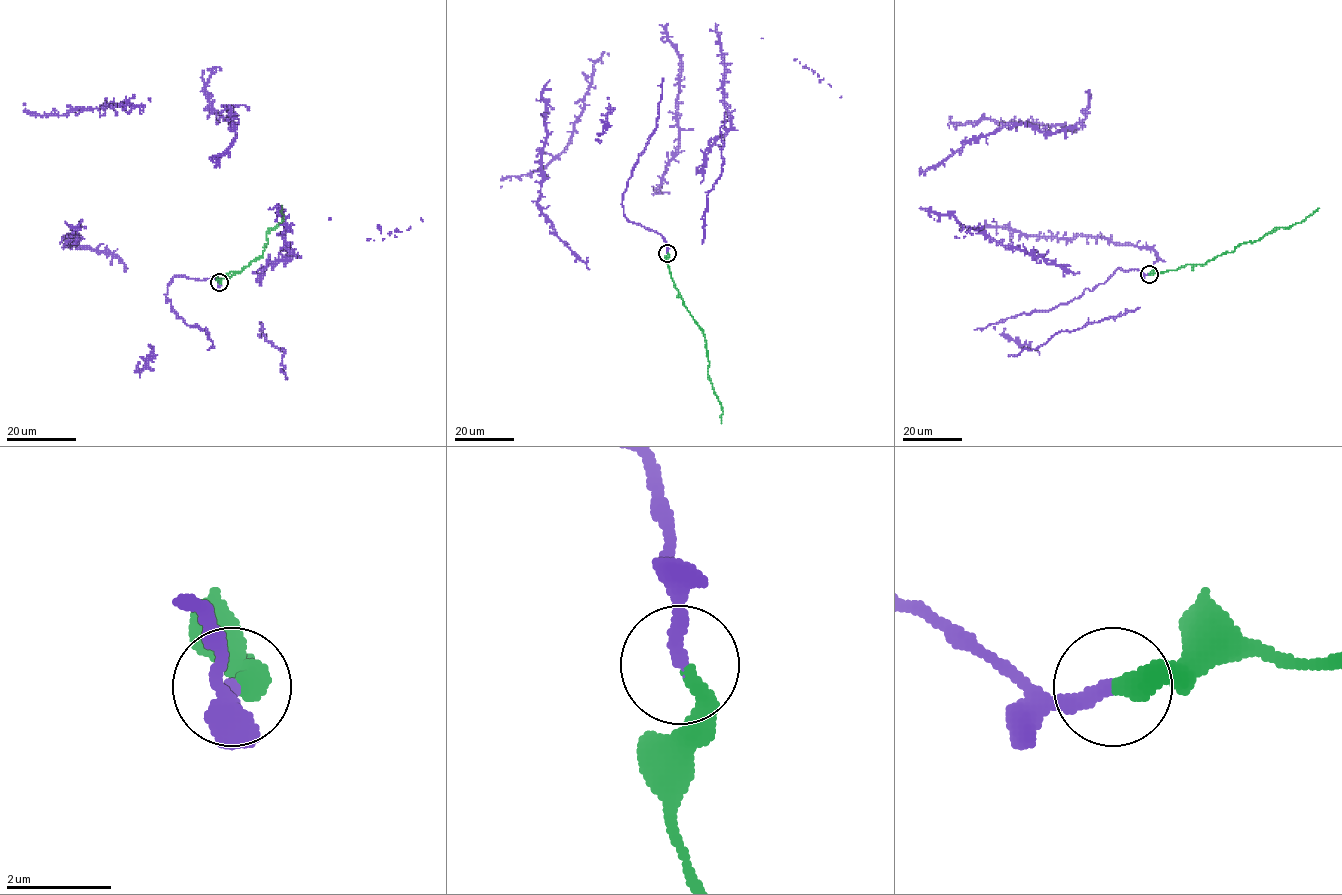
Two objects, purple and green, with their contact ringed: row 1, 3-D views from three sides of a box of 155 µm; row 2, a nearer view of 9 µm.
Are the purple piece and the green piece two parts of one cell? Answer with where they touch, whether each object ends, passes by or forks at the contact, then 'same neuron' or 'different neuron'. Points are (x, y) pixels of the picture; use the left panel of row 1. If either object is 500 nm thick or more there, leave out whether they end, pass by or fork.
place (219, 282); purple ends; green ends; different neuron

